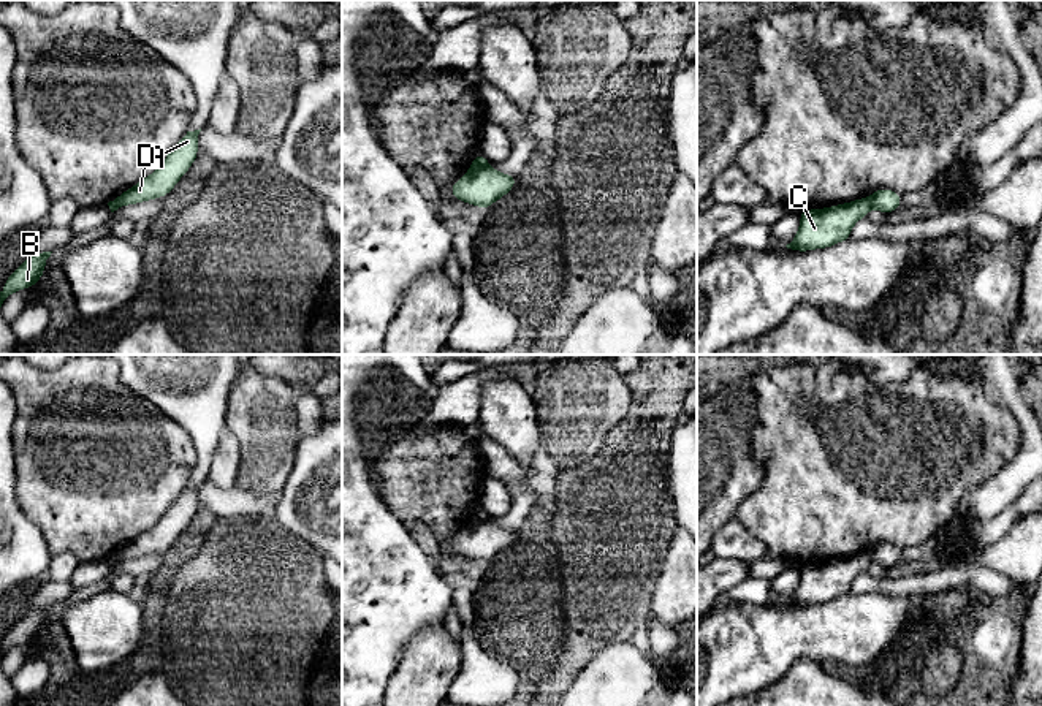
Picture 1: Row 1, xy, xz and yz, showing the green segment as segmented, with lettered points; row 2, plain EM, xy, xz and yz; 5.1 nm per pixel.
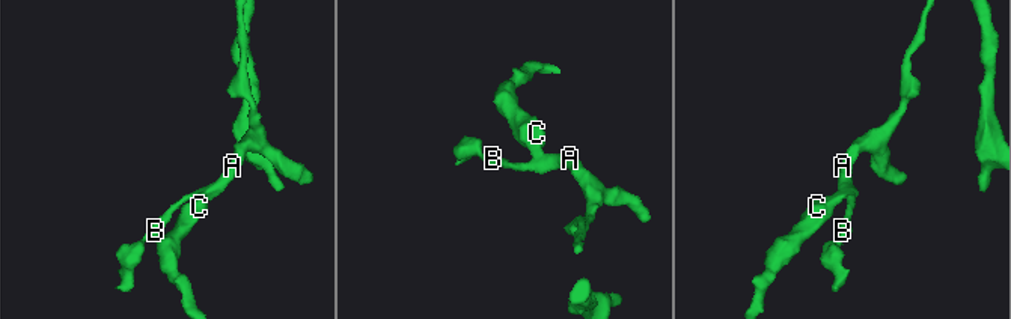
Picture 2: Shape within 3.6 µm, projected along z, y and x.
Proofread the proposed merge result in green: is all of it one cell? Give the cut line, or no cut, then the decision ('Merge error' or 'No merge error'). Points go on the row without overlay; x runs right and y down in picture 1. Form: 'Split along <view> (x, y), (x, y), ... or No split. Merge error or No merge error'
Split along xz (488, 518), (469, 527). Merge error

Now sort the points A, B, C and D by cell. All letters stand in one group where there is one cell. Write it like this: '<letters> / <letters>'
A B D / C

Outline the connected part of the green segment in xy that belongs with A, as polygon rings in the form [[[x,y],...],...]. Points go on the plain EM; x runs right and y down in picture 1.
[[[201,483],[187,486],[150,530],[144,532],[136,540],[125,545],[120,551],[109,556],[108,560],[128,560],[166,551],[198,511],[196,505],[200,486]]]

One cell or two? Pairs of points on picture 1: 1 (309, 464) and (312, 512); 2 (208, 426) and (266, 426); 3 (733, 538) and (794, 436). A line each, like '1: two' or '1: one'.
1: one
2: two
3: two

